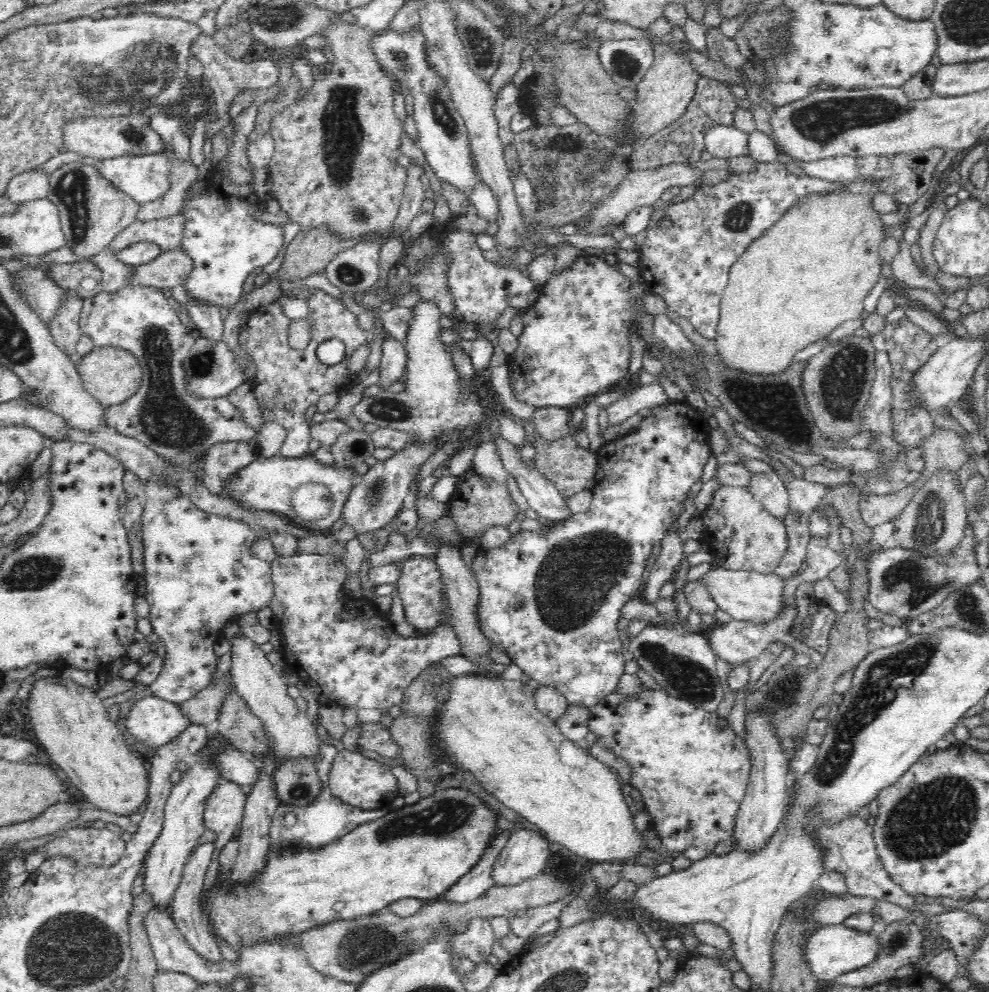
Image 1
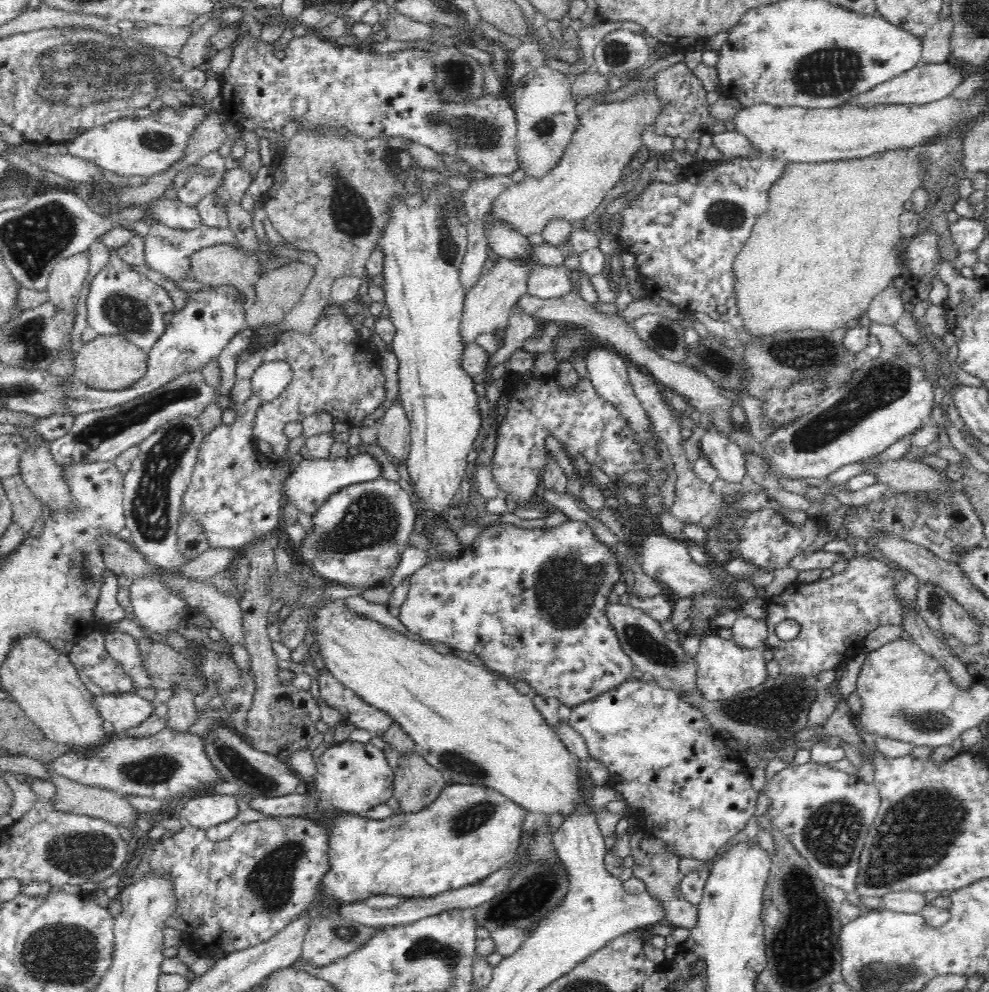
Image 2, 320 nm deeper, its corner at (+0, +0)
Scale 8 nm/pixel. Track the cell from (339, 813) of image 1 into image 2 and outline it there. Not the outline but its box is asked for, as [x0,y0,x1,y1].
[130,797,359,968]

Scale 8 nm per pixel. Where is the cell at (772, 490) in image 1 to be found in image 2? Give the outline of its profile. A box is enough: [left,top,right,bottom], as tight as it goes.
[701,431,748,484]

